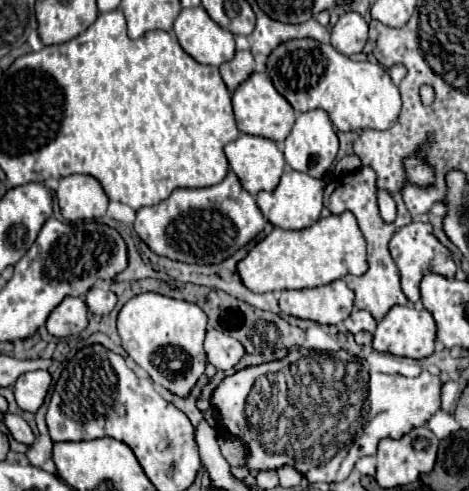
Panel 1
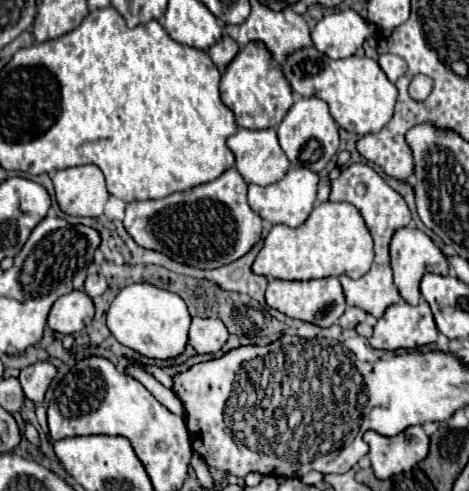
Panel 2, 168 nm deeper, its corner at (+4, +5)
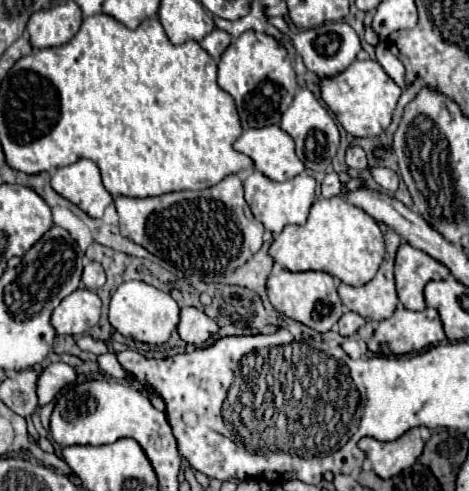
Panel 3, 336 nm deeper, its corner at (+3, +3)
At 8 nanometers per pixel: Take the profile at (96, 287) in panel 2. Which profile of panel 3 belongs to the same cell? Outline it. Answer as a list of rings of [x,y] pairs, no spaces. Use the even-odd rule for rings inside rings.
[[[88,262],[84,266],[84,272],[82,272],[82,282],[86,288],[90,290],[96,290],[100,288],[104,282],[106,282],[106,276],[104,276],[104,270],[98,262]]]

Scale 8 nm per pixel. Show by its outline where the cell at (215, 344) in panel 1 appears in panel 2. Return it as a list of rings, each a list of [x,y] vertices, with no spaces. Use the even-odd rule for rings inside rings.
[[[193,318],[189,330],[189,344],[197,354],[217,354],[225,346],[229,334],[223,322],[211,318]]]

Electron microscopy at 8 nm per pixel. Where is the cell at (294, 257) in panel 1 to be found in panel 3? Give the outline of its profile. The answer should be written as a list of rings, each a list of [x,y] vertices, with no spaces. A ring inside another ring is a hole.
[[[332,196],[318,198],[312,204],[306,224],[286,226],[278,236],[274,236],[270,252],[276,264],[292,272],[320,270],[344,284],[362,286],[378,272],[386,256],[386,244],[384,234],[372,216],[348,204],[342,196]]]

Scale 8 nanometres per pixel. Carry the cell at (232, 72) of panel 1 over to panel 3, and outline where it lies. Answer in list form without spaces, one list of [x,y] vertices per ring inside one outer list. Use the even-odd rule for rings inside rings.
[[[214,28],[208,36],[204,36],[202,38],[202,42],[200,42],[200,46],[214,58],[214,60],[218,60],[220,56],[222,56],[222,52],[224,52],[224,48],[230,44],[230,34],[226,34],[224,30],[220,30],[220,28]]]

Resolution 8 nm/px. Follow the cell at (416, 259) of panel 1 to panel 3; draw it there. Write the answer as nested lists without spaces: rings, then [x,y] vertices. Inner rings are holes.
[[[402,242],[396,254],[394,274],[400,302],[408,310],[424,310],[424,286],[430,280],[448,278],[450,270],[426,252],[420,252],[418,248]]]

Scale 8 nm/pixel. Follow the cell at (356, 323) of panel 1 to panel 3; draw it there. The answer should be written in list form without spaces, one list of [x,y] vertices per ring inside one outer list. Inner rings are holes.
[[[346,310],[346,312],[342,314],[342,318],[338,320],[338,332],[340,332],[340,336],[352,336],[352,334],[356,334],[356,330],[358,330],[364,322],[366,322],[366,320],[364,320],[360,314]]]

